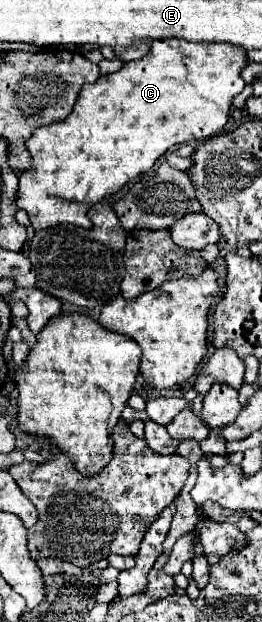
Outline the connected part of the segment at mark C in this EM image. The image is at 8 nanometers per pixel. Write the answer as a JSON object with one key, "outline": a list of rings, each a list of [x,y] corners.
{"outline":[[[176,38],[154,40],[144,58],[126,62],[118,72],[100,76],[94,84],[86,84],[66,120],[34,130],[32,138],[26,142],[32,164],[18,174],[16,206],[28,214],[34,230],[52,228],[56,224],[92,228],[86,212],[94,204],[120,192],[126,182],[150,170],[168,148],[208,140],[224,128],[234,96],[246,86],[240,76],[246,64],[246,52],[232,44],[194,44]]]}

